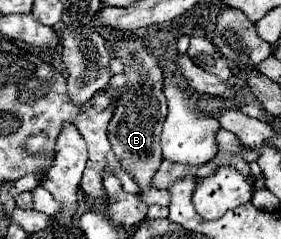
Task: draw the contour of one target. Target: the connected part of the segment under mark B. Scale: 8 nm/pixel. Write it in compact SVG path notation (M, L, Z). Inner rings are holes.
M123 39L113 45L115 57L119 57L125 63L125 75L127 85L123 87L123 97L119 99L117 107L113 109L113 119L107 125L107 137L113 147L113 153L117 159L121 159L121 167L139 183L141 187L141 199L147 205L165 205L169 207L171 195L169 191L151 189L151 177L157 173L159 163L163 159L161 145L159 145L159 133L161 125L167 117L167 101L163 97L163 75L157 65L157 59L141 45L139 39Z

